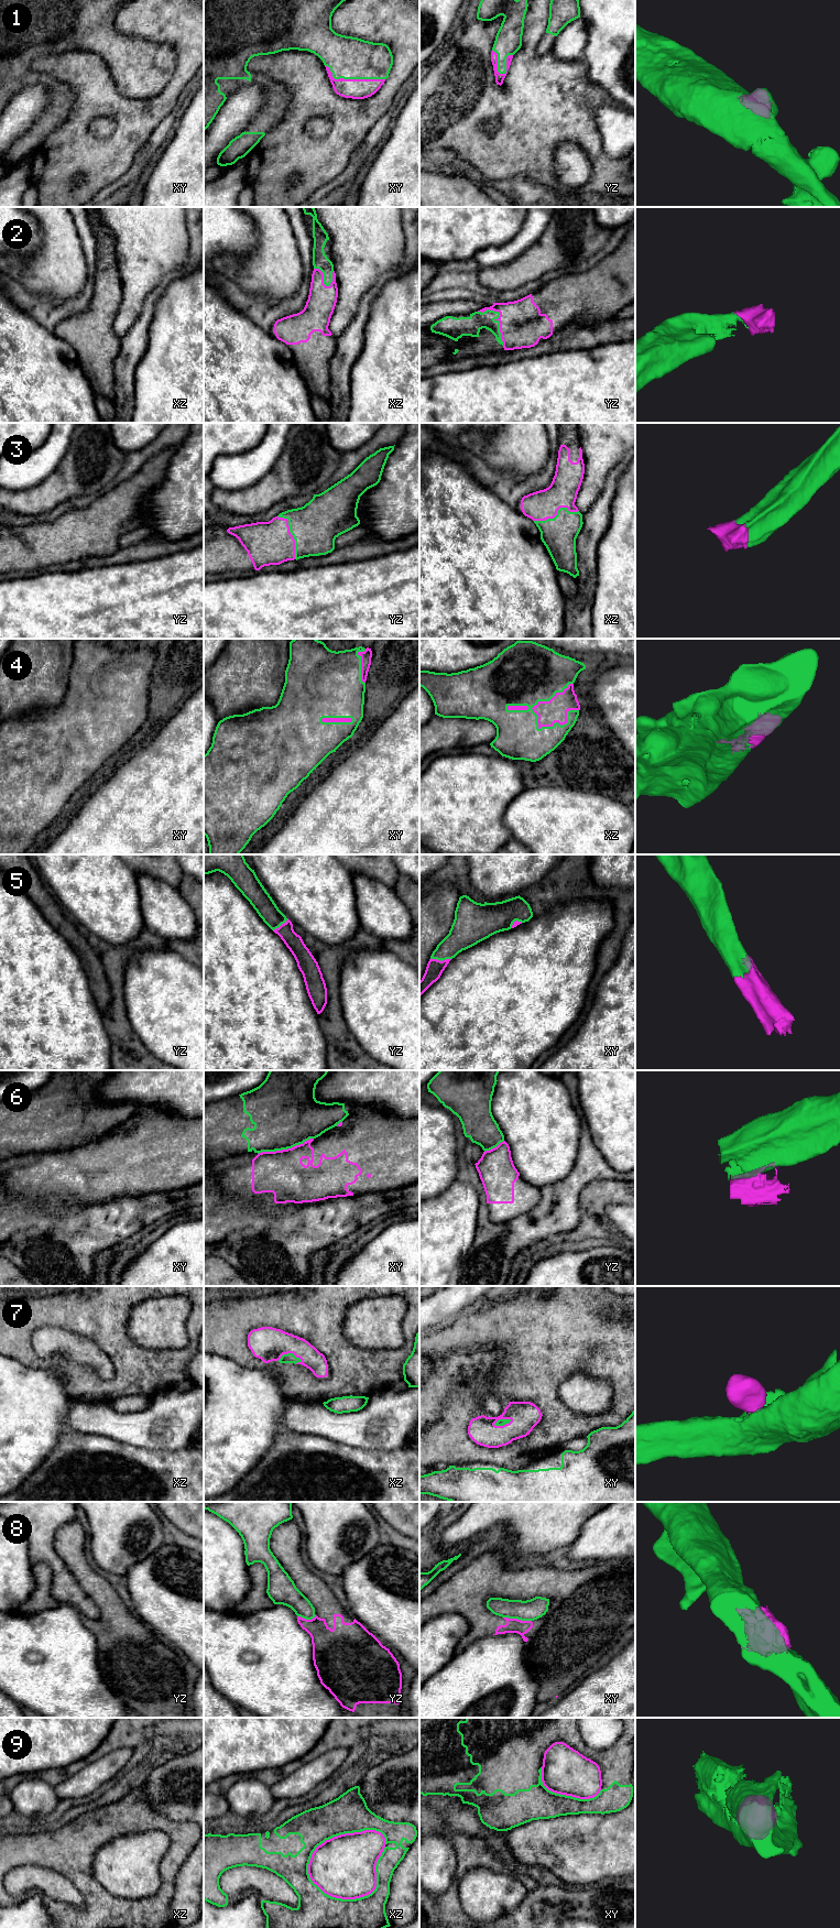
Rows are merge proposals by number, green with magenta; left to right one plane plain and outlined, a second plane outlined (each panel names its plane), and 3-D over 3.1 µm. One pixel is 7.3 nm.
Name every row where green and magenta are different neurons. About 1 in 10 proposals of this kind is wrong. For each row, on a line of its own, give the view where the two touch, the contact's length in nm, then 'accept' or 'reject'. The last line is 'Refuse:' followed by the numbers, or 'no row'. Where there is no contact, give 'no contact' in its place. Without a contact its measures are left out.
1: xy | 460 nm | accept
2: yz | 320 nm | accept
3: yz | 340 nm | accept
4: xz | 420 nm | accept
5: xy | 150 nm | accept
6: xy | 420 nm | reject
7: xy | 140 nm | accept
8: xy | 220 nm | reject
9: xz | 650 nm | reject
Refuse: 6, 8, 9

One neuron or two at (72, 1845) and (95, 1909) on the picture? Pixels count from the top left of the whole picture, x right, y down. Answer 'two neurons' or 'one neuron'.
one neuron

